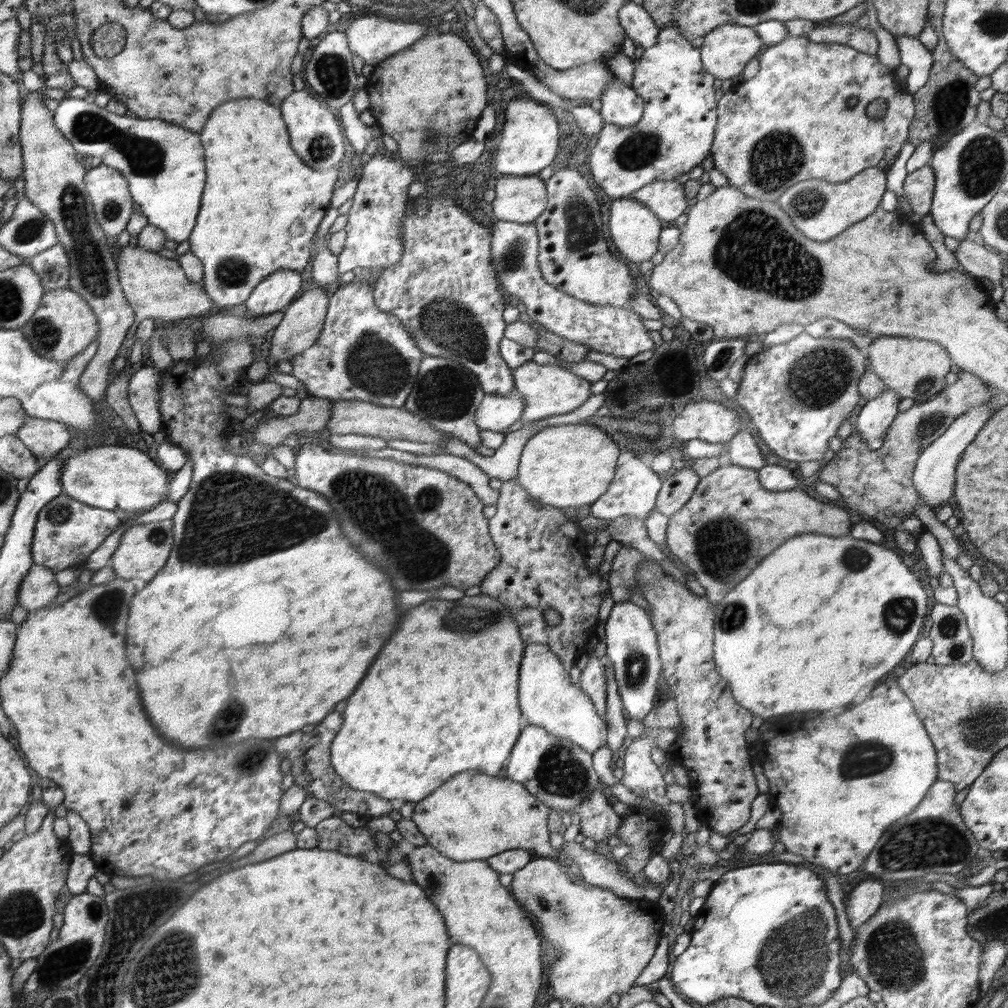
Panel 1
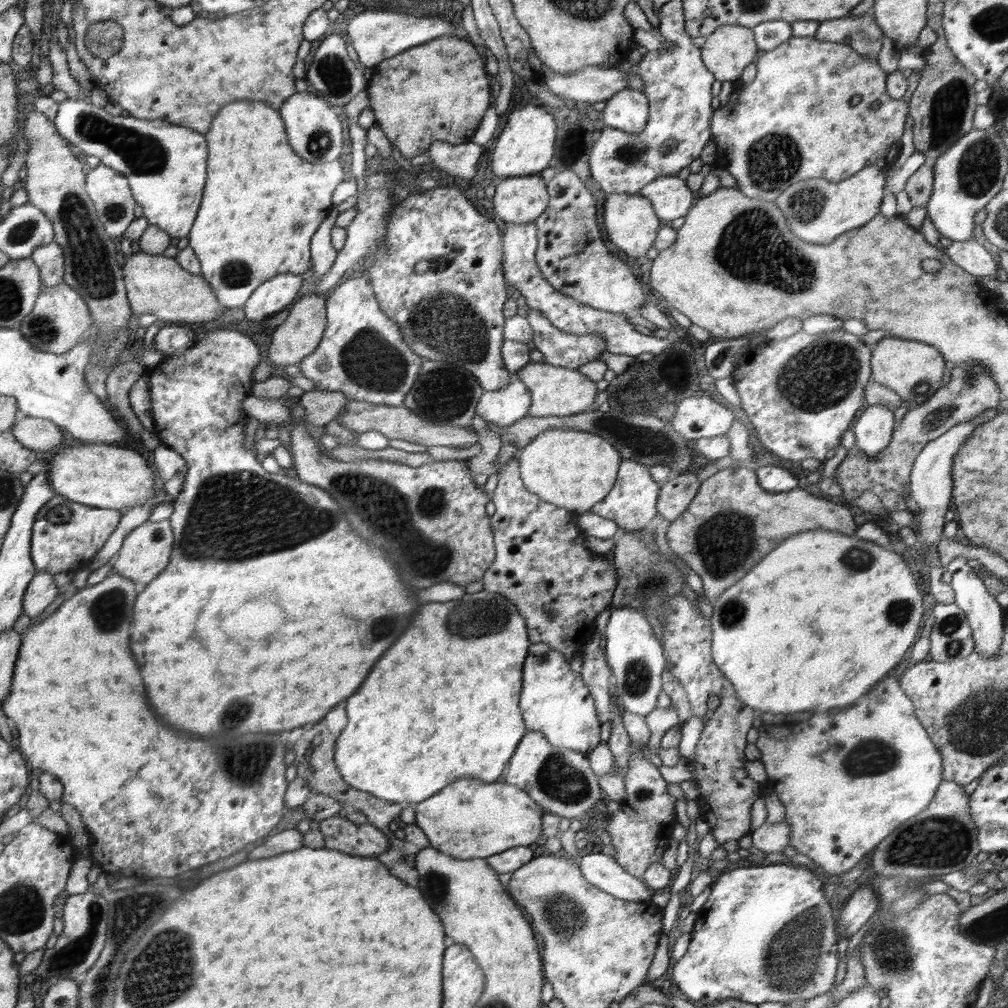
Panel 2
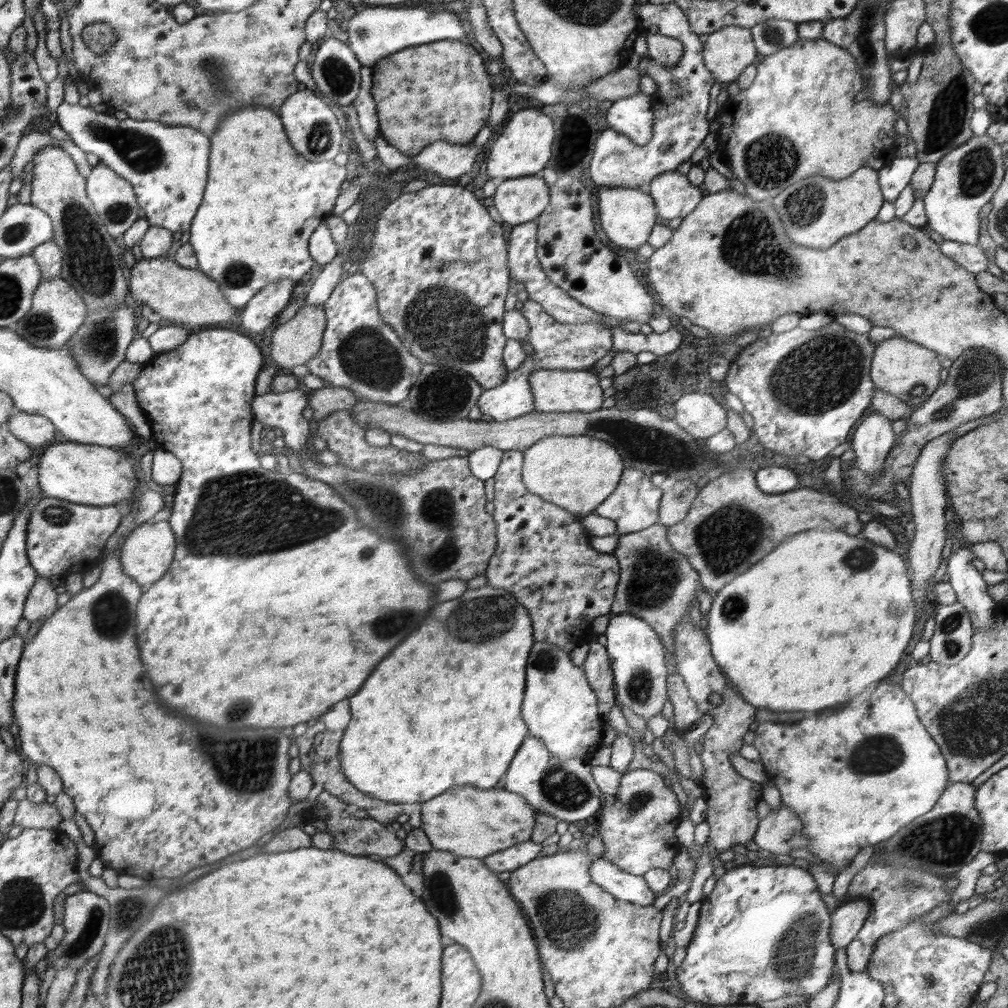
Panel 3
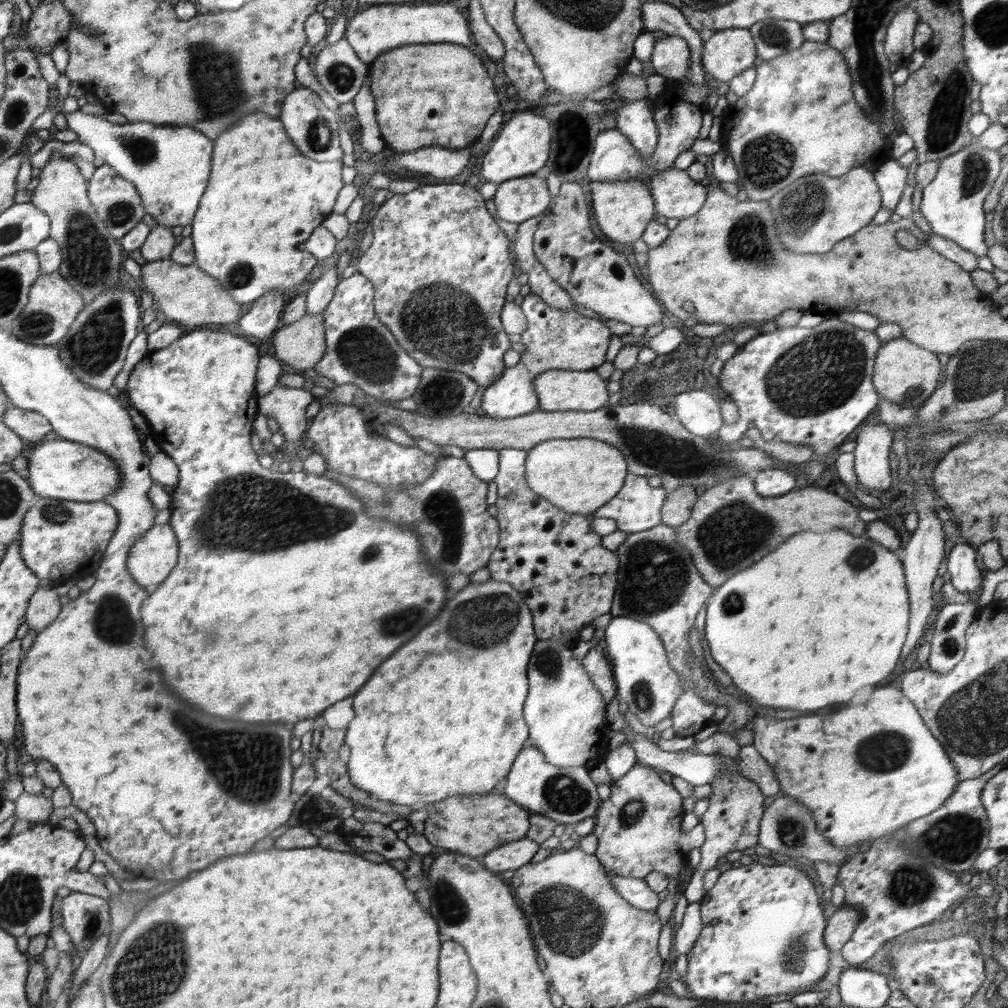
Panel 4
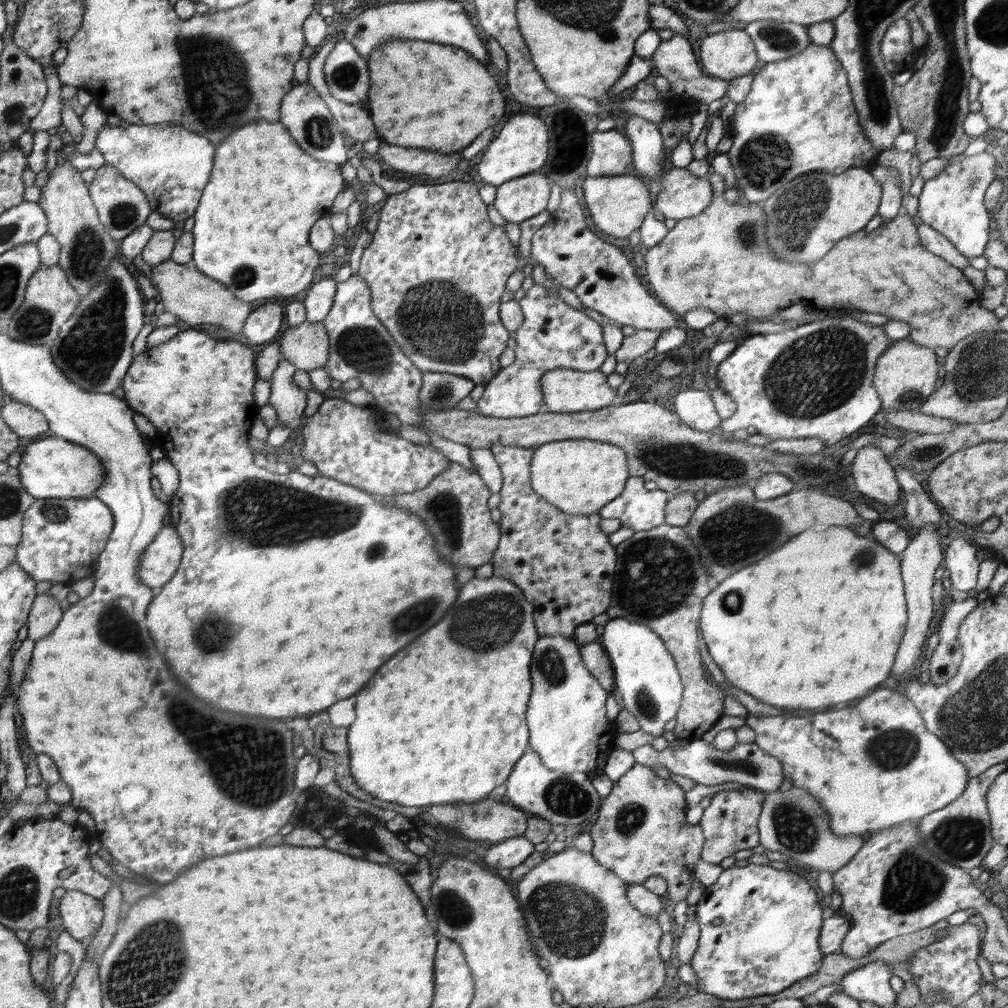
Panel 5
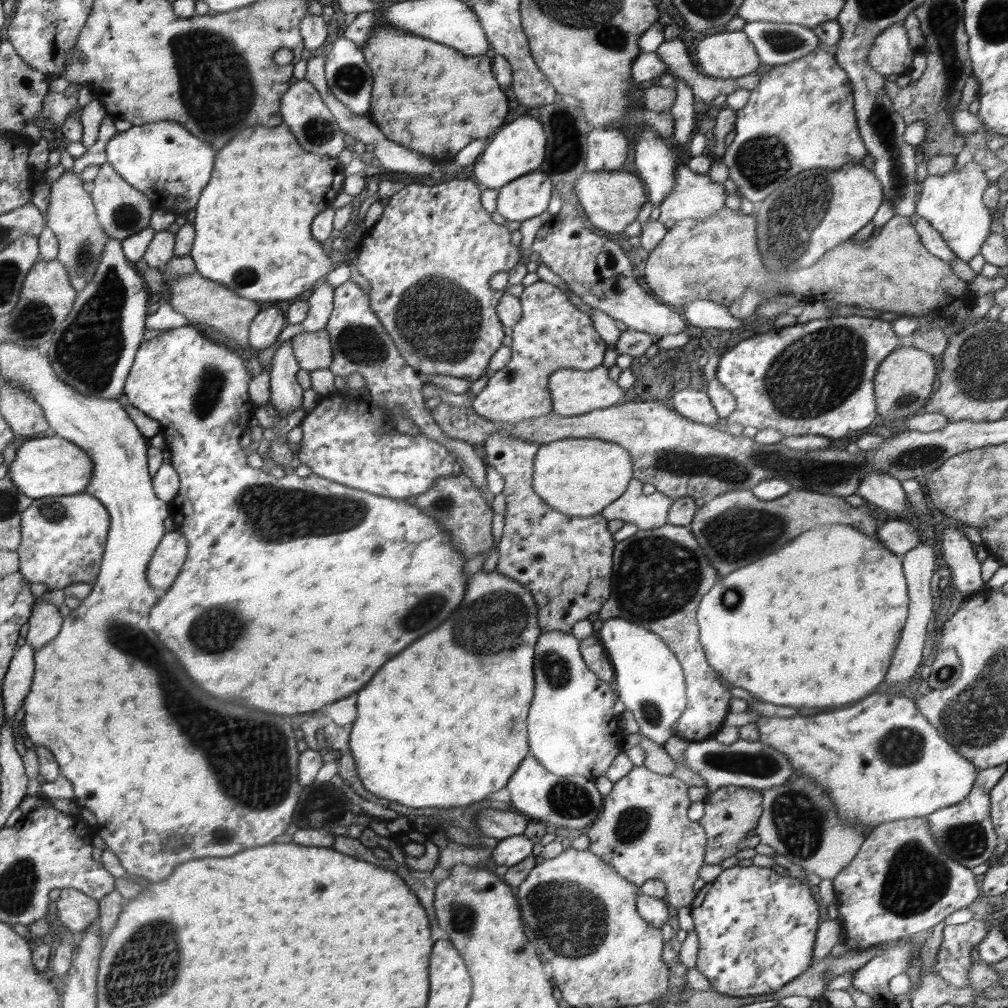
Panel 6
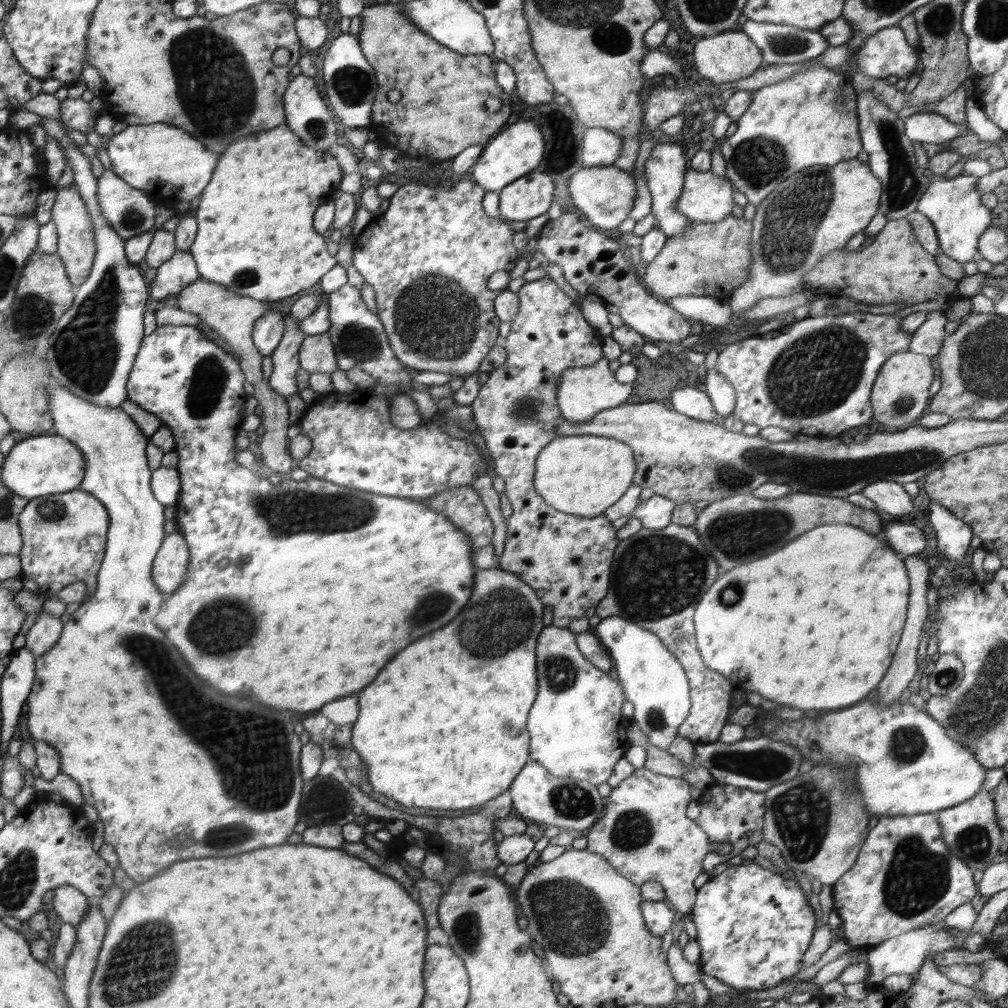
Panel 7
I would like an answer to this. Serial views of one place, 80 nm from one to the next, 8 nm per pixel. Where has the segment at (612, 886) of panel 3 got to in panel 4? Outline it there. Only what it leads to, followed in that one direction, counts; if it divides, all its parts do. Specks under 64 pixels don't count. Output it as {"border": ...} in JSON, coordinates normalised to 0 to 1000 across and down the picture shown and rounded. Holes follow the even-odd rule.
{"border":[[[605,867],[605,874],[611,885],[627,899],[637,903],[651,904],[658,888],[649,885],[638,872],[620,871]]]}

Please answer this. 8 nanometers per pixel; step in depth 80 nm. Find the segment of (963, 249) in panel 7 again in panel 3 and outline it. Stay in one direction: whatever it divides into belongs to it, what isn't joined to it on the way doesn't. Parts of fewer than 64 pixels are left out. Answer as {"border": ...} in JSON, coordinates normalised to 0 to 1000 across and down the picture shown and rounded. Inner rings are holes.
{"border":[[[978,132],[974,135],[965,133],[960,141],[942,149],[929,162],[927,182],[916,197],[920,222],[938,238],[970,242],[974,218],[970,211],[983,199],[996,174],[993,145]]]}

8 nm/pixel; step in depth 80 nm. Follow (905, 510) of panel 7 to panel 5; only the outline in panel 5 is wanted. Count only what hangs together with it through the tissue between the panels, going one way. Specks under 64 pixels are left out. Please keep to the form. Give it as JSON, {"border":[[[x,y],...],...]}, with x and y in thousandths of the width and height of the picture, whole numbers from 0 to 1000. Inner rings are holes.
{"border":[[[861,441],[849,446],[844,470],[849,486],[857,492],[881,501],[896,496],[888,466],[871,442]]]}

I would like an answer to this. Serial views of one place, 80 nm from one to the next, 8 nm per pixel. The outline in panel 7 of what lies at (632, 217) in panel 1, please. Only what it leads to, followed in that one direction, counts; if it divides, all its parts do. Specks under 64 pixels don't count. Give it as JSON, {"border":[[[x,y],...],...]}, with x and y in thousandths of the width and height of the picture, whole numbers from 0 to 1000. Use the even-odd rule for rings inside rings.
{"border":[[[611,165],[578,166],[569,172],[563,181],[563,189],[567,201],[573,208],[577,208],[582,218],[594,228],[613,226],[625,214],[626,206],[631,199],[630,175],[615,169]]]}

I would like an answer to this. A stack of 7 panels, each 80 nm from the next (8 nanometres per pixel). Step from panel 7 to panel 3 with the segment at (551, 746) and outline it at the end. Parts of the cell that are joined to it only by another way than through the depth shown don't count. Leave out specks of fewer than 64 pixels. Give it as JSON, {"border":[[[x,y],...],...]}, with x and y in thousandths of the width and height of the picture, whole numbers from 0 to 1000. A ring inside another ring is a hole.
{"border":[[[534,637],[528,640],[521,669],[526,669],[526,681],[521,681],[520,698],[517,708],[521,716],[526,716],[526,729],[542,739],[542,742],[555,753],[573,751],[575,754],[584,754],[590,746],[598,740],[596,733],[601,723],[601,714],[593,706],[591,688],[580,672],[579,663],[569,660],[564,649],[556,645],[546,637]]]}

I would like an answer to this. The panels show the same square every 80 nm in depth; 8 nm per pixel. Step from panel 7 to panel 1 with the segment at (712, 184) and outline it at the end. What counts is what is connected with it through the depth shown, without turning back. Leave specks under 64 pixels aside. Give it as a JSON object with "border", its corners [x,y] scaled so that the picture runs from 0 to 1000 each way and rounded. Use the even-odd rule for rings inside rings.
{"border":[[[673,178],[645,181],[621,196],[641,203],[658,220],[670,219],[688,201],[681,197],[680,186]]]}

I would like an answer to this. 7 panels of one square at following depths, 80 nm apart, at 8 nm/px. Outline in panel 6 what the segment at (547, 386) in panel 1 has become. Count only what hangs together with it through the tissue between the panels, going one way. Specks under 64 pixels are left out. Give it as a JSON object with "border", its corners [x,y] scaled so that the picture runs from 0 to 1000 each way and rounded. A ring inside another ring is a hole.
{"border":[[[599,362],[587,367],[556,366],[545,373],[545,390],[548,408],[558,413],[568,414],[583,411],[591,406],[604,405],[616,400],[625,393],[613,384],[611,377],[604,374],[604,366]]]}

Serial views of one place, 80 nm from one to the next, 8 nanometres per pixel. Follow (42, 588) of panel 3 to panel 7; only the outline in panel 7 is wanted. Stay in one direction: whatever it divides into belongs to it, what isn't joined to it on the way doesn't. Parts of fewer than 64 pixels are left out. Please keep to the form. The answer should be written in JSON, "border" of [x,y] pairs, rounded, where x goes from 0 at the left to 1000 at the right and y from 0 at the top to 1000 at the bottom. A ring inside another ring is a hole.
{"border":[[[44,606],[36,619],[28,625],[26,629],[25,642],[30,644],[34,653],[42,653],[41,651],[53,643],[54,640],[61,634],[62,617],[60,613],[56,613]]]}

